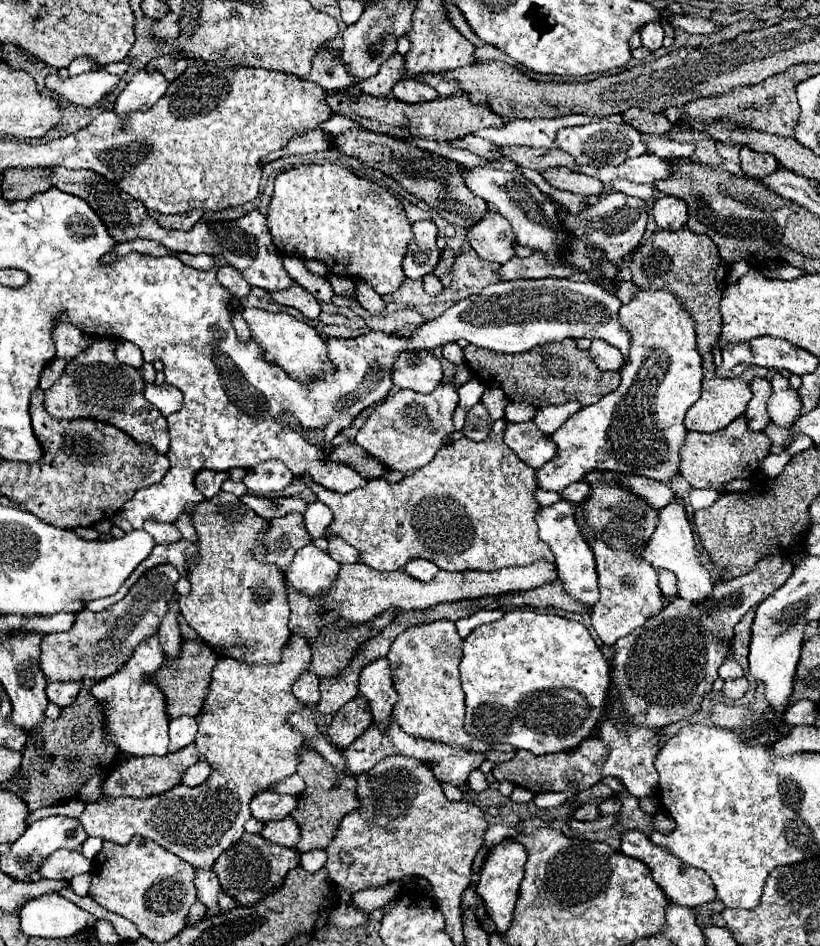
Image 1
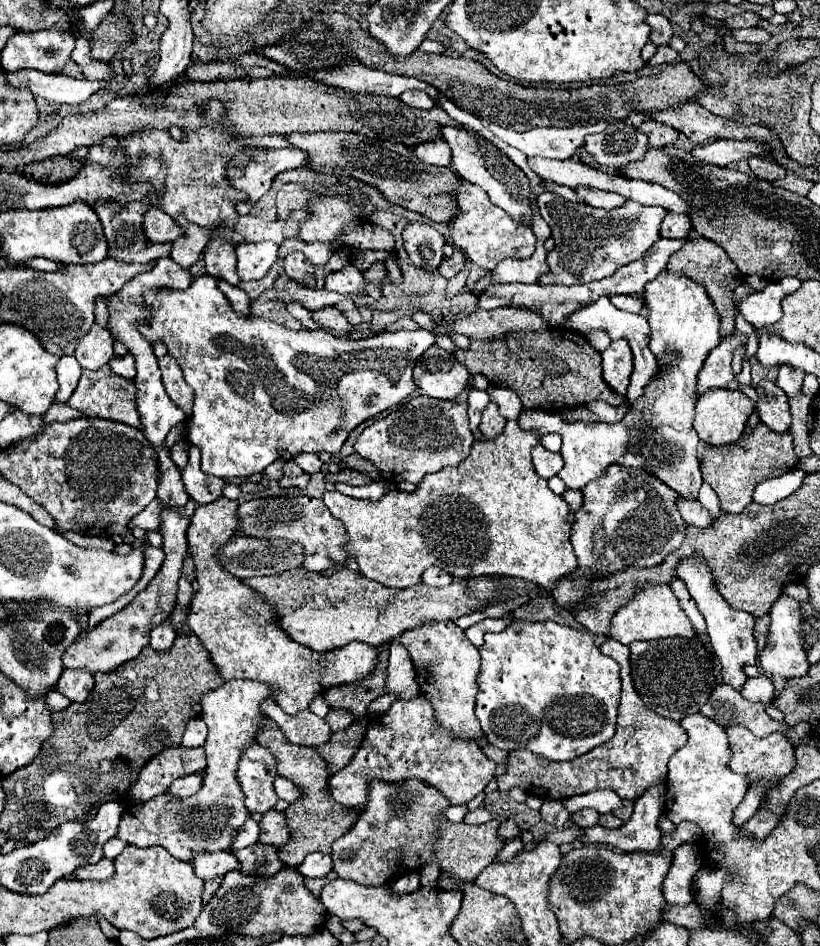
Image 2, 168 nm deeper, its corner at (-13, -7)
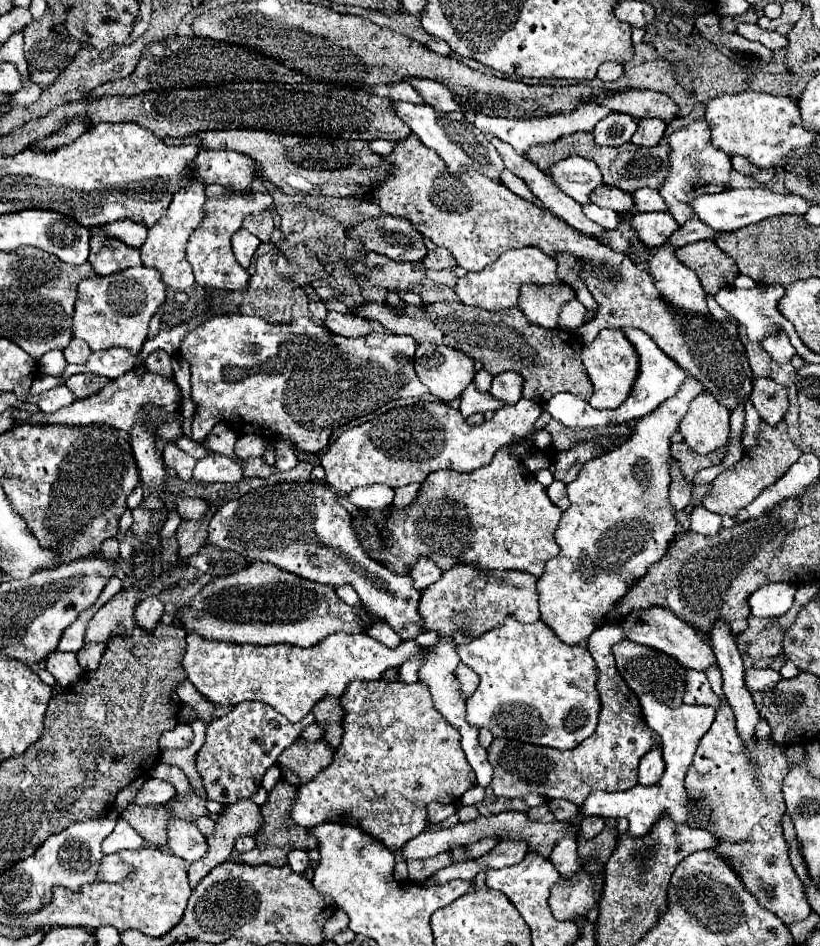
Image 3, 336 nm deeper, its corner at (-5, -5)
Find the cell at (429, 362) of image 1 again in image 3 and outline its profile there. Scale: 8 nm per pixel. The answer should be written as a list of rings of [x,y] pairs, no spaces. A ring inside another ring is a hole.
[[[434,343],[418,345],[414,369],[430,393],[444,403],[460,397],[460,393],[472,383],[476,375],[474,361],[470,357],[452,347]]]

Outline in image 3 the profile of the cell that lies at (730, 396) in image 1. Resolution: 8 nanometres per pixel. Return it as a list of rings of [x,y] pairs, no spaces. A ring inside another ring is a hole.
[[[712,393],[698,395],[684,419],[680,421],[684,443],[698,453],[712,453],[728,443],[730,435],[730,409],[726,409]]]

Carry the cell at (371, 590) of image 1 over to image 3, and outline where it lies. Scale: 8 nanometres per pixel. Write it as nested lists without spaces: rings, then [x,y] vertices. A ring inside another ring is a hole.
[[[250,563],[244,571],[218,577],[178,617],[186,631],[194,631],[206,639],[258,645],[290,643],[298,647],[312,647],[332,633],[364,633],[374,621],[380,621],[368,609],[346,605],[332,585],[306,581],[266,563]]]

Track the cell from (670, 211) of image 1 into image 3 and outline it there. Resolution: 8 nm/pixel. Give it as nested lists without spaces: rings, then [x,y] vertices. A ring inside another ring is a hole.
[[[640,213],[632,219],[632,227],[638,231],[640,241],[646,247],[658,247],[668,241],[668,237],[680,227],[670,213]]]

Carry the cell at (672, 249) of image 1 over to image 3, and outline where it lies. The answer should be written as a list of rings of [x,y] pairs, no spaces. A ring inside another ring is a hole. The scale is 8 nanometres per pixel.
[[[698,241],[676,249],[678,261],[692,269],[708,295],[716,295],[722,287],[730,287],[738,275],[736,263],[716,247],[714,241]]]

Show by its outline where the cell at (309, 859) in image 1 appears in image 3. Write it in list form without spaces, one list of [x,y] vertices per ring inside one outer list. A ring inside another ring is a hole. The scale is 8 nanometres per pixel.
[[[300,849],[290,851],[290,855],[288,855],[288,865],[290,865],[290,869],[292,869],[294,873],[304,873],[304,869],[310,865],[310,857],[308,857],[306,851],[300,851]]]

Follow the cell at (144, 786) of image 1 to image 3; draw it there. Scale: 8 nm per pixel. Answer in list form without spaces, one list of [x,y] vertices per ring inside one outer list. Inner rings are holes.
[[[178,723],[178,727],[174,731],[162,733],[158,743],[160,743],[160,751],[168,751],[168,749],[184,749],[192,743],[192,739],[194,739],[194,733],[192,733],[190,725]]]

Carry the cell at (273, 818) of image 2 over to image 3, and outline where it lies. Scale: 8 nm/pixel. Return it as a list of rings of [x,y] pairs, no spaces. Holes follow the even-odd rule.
[[[250,799],[236,801],[226,805],[222,815],[216,819],[214,837],[208,841],[208,855],[198,863],[192,863],[188,869],[190,887],[196,889],[198,883],[220,863],[228,861],[234,851],[234,841],[238,837],[256,837],[262,825],[262,813],[258,813],[258,805]]]

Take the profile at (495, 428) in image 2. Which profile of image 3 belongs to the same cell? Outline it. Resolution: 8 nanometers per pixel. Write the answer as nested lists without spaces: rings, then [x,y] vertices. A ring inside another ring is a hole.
[[[480,369],[480,371],[476,373],[476,377],[474,377],[474,381],[472,381],[472,383],[476,385],[476,389],[478,389],[478,391],[490,391],[492,375],[490,375],[490,373],[486,373],[484,369]]]

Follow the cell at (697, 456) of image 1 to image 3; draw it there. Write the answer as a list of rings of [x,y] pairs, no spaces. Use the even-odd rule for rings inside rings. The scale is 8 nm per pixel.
[[[762,421],[756,437],[758,437],[758,443],[752,449],[746,449],[738,463],[734,463],[732,467],[724,469],[710,483],[710,493],[706,493],[706,497],[702,499],[702,505],[706,509],[710,509],[710,511],[714,511],[718,515],[736,517],[740,509],[750,505],[764,487],[768,487],[774,481],[778,481],[788,471],[788,467],[794,465],[800,459],[800,455],[802,455],[802,449],[798,445],[794,445],[792,439],[788,437],[784,421],[780,421],[776,427],[770,427],[770,425],[766,425]]]

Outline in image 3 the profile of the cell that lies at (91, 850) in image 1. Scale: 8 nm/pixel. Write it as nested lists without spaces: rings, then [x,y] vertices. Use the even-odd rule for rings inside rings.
[[[120,819],[116,829],[102,841],[102,853],[110,855],[122,849],[136,849],[136,847],[142,847],[142,843],[144,841],[138,837],[138,833]]]

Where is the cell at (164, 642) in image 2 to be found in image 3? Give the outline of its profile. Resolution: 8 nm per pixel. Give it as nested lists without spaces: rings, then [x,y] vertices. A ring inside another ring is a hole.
[[[146,597],[140,603],[142,605],[138,605],[138,609],[136,609],[138,627],[146,629],[146,631],[154,631],[154,627],[158,627],[158,623],[164,615],[164,605],[156,597]]]

